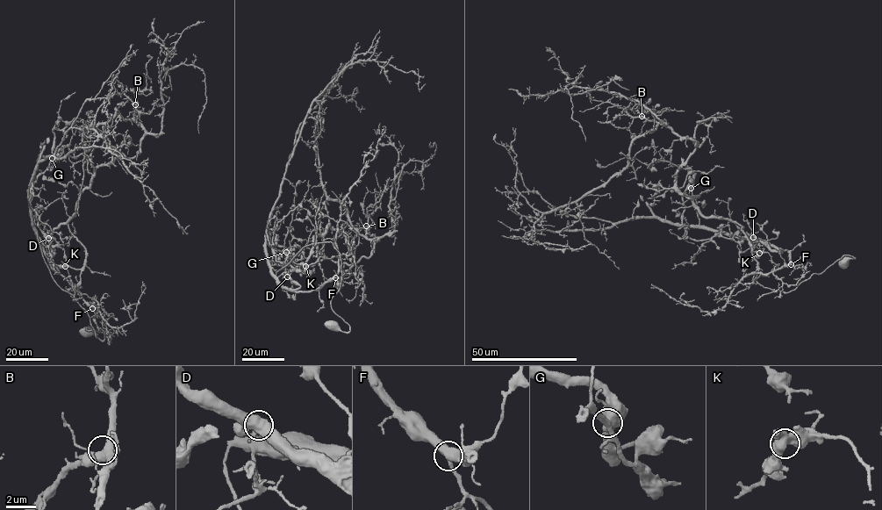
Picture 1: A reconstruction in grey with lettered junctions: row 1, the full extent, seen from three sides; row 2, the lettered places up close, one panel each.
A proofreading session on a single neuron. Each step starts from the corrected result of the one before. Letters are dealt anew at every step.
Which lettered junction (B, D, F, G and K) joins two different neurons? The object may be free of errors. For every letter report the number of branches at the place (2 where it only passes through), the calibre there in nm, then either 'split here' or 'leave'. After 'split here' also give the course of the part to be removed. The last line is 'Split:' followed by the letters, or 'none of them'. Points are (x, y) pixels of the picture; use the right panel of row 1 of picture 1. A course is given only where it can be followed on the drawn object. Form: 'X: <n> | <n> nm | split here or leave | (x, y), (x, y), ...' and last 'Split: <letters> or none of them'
B: 3 | 480 nm | leave
D: 3 | 440 nm | leave
F: 3 | 460 nm | leave
G: 3 | 480 nm | split here | (691, 188), (668, 149), (697, 141), (662, 123), (531, 235), (574, 248), (584, 238)
K: 3 | 550 nm | leave
Split: G

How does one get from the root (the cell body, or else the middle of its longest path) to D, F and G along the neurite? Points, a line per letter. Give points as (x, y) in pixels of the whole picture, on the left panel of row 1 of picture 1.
D: (87, 330), (104, 339), (86, 329), (96, 337), (87, 312), (53, 278), (36, 233), (58, 273), (48, 238)
F: (87, 330), (104, 339), (86, 329), (96, 337), (87, 312), (53, 278), (36, 233), (54, 269), (92, 308)
G: (87, 330), (104, 339), (86, 329), (96, 337), (87, 312), (53, 278), (30, 210), (29, 190), (52, 158)

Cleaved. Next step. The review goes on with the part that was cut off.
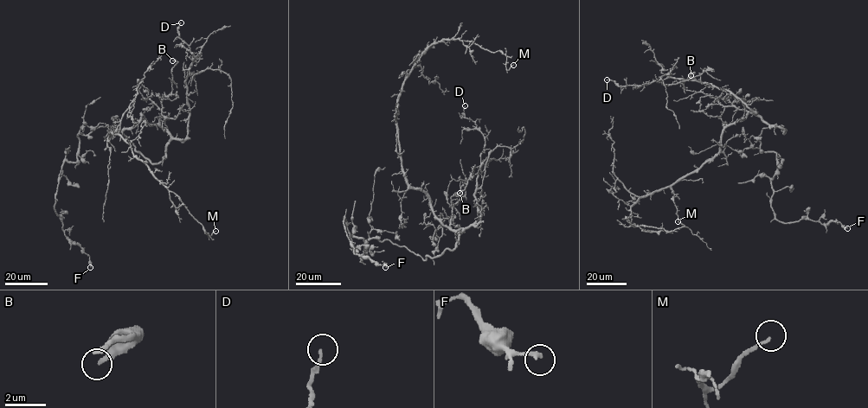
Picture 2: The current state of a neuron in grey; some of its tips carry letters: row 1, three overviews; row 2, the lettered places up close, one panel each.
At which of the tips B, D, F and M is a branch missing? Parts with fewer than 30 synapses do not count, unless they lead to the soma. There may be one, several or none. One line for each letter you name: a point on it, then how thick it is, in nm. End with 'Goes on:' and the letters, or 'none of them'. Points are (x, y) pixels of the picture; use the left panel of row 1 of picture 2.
Goes on: none of them

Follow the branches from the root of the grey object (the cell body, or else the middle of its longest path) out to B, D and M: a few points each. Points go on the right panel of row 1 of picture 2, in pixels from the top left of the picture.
B: (752, 112), (723, 106), (708, 94), (685, 90), (684, 83), (691, 75)
D: (752, 112), (729, 92), (697, 81), (667, 77), (639, 86), (625, 86), (607, 79)
M: (752, 112), (725, 128), (713, 156), (639, 198), (627, 218), (634, 225), (668, 231), (684, 226), (678, 221)

